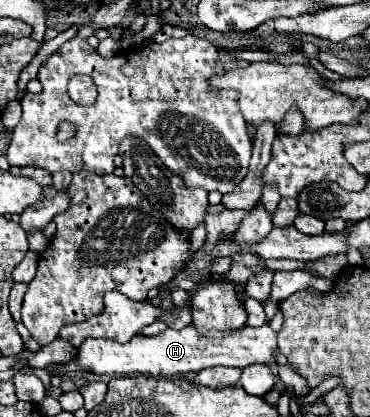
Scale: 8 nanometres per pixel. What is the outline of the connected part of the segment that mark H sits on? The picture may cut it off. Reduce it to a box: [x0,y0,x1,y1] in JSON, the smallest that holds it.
[75,323,277,377]

